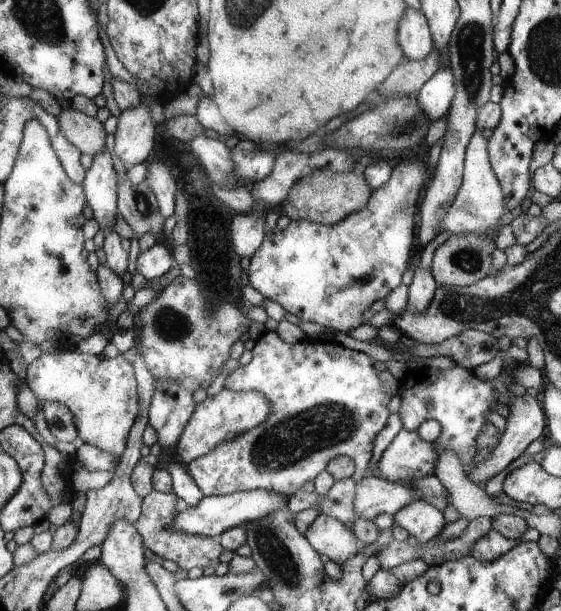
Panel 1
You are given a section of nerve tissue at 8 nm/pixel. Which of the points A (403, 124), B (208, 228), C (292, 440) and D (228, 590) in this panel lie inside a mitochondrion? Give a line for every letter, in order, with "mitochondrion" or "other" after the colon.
A: mitochondrion
B: mitochondrion
C: mitochondrion
D: mitochondrion

